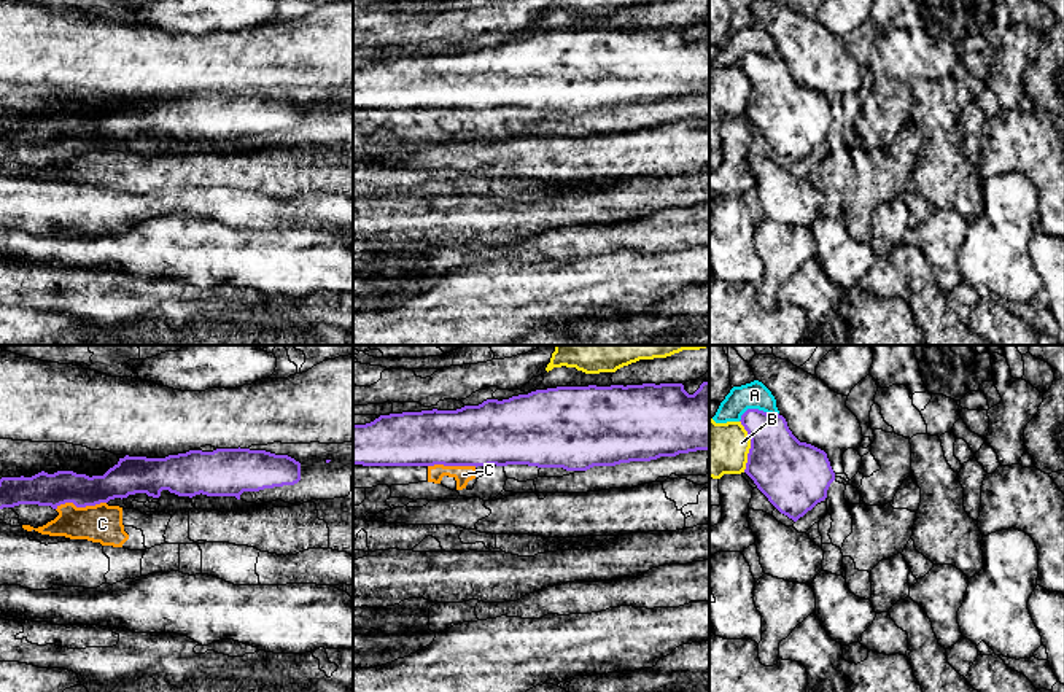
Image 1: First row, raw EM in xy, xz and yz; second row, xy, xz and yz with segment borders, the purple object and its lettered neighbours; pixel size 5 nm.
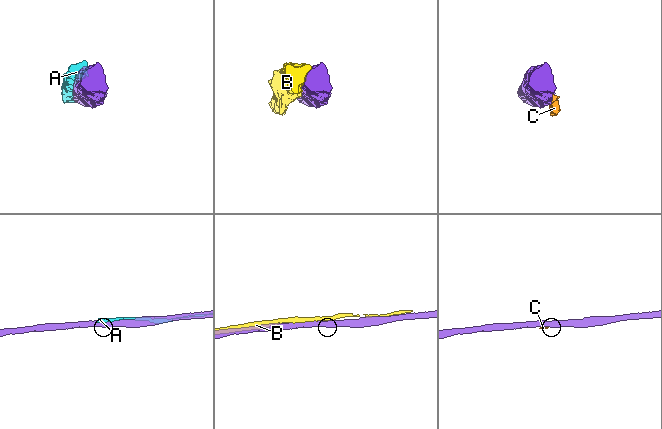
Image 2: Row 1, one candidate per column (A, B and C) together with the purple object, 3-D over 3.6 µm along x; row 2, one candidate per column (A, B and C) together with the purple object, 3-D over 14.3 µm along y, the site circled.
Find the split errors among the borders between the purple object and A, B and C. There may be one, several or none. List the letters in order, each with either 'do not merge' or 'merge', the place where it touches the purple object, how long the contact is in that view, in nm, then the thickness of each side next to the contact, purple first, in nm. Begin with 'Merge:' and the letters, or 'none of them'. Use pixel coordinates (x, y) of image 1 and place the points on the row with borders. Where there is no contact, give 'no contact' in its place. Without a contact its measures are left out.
Merge: none of them
A: do not merge; contact yz (757, 409); length 220 nm; calibres 260 and 140 nm
B: do not merge; contact yz (751, 446); length 260 nm; calibres 340 and 280 nm
C: do not merge; contact xy (80, 506); length 260 nm; calibres 170 and 190 nm

